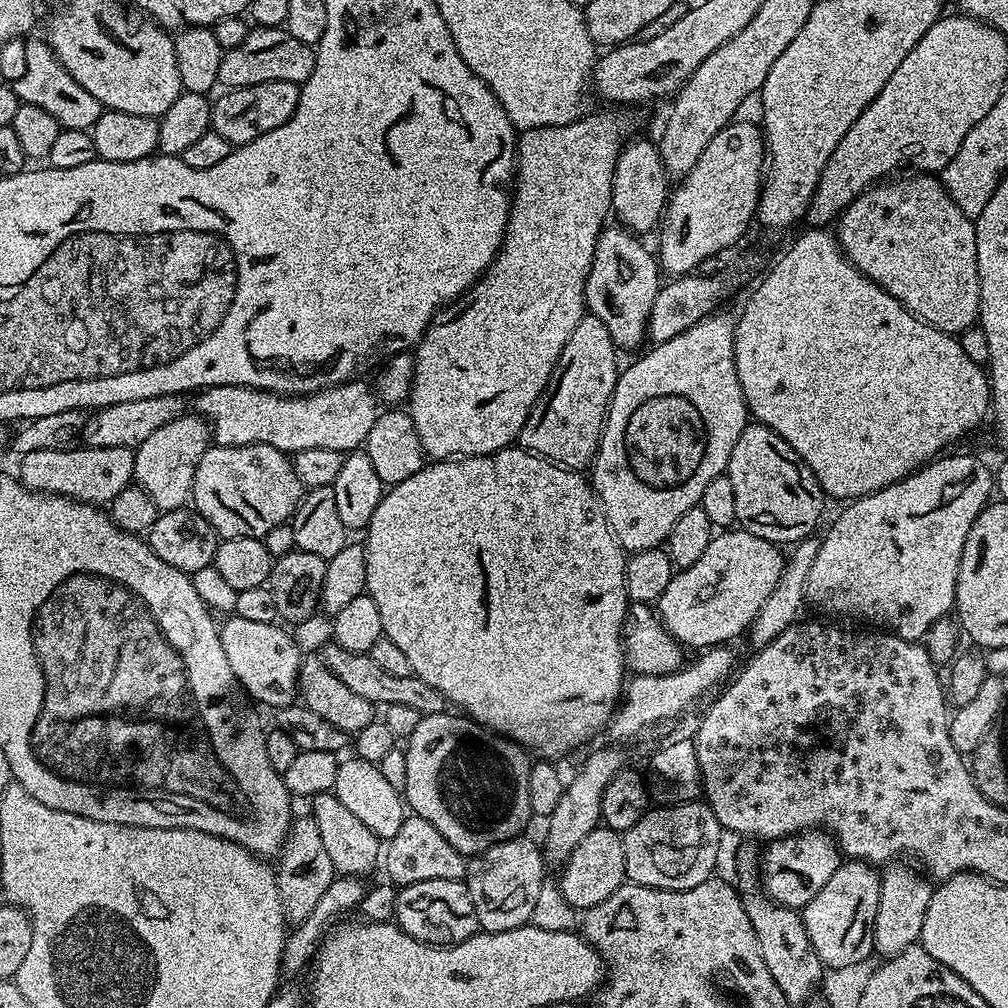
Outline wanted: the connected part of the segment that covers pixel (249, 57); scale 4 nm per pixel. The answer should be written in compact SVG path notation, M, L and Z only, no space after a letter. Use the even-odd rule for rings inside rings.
M256 26L249 31L248 36L242 42L242 46L234 46L225 51L222 66L218 66L218 78L220 79L220 84L228 90L254 86L262 82L294 82L303 86L310 78L310 74L314 74L315 65L316 53L313 45L298 42L298 38L294 38L294 34L290 34L287 28L283 26L279 28Z

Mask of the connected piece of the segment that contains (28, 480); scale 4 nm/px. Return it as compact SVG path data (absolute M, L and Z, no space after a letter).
M65 446L50 450L34 450L20 456L18 479L31 492L48 492L52 496L68 496L81 504L107 505L122 489L133 483L136 453L122 446Z

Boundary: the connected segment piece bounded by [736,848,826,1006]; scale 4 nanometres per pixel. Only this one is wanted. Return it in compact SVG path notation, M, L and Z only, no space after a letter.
M744 848L737 854L736 872L740 875L738 891L744 901L746 914L754 926L758 950L762 950L762 962L766 962L766 970L770 970L774 982L782 990L790 1006L803 1005L821 987L821 977L826 971L814 946L810 946L803 915L794 908L781 908L762 891L762 884L758 879L757 849L755 852L752 848Z

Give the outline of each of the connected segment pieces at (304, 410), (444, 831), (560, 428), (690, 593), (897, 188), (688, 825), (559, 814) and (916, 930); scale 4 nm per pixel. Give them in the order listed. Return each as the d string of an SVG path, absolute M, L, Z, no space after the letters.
M353 378L306 396L282 396L279 392L266 392L262 388L237 384L214 386L203 389L195 397L195 411L207 420L211 439L221 448L269 444L289 454L311 448L338 450L347 454L363 445L378 415L373 385L363 384L362 381Z
M445 710L438 714L421 716L418 730L407 737L406 751L406 782L402 795L407 807L413 813L438 830L454 850L465 854L484 852L491 844L509 840L511 836L525 831L524 823L530 820L528 807L528 770L525 749L521 745L497 734L476 723L475 720L463 715L451 716Z
M591 314L583 316L578 326L574 326L574 334L566 338L556 369L522 426L519 447L535 452L562 468L587 469L596 457L604 417L608 415L608 403L616 385L616 355L617 347L610 338L610 330L602 326L598 317Z
M724 530L713 535L710 546L706 546L705 552L702 553L702 558L698 558L694 566L679 569L673 575L670 586L662 590L658 601L658 615L666 631L688 650L715 648L718 644L735 641L735 636L740 636L743 632L745 635L762 610L766 598L774 594L774 586L778 586L785 561L780 552L781 549L766 538L758 538L743 530Z
M935 175L905 176L908 176L905 180L880 182L868 191L861 192L860 197L850 202L850 206L840 213L834 235L848 261L863 276L870 278L878 287L890 293L909 312L943 332L965 332L980 319L976 225L952 201L943 183Z
M704 802L656 806L630 831L623 833L626 850L625 877L631 883L665 888L690 890L713 875L720 856L722 829L712 809Z
M600 748L592 752L584 760L580 773L573 780L567 781L562 798L558 806L554 806L554 814L547 817L548 833L542 839L542 851L545 861L549 865L562 866L570 858L574 846L586 838L601 823L600 807L602 806L602 794L606 786L619 774L625 771L624 756L619 752L621 749Z
M893 862L887 865L880 877L878 914L872 927L872 946L875 955L880 955L880 958L902 954L902 950L913 947L919 941L922 922L926 922L926 910L934 891L927 875L921 874L915 867L907 868L904 864L907 863Z

